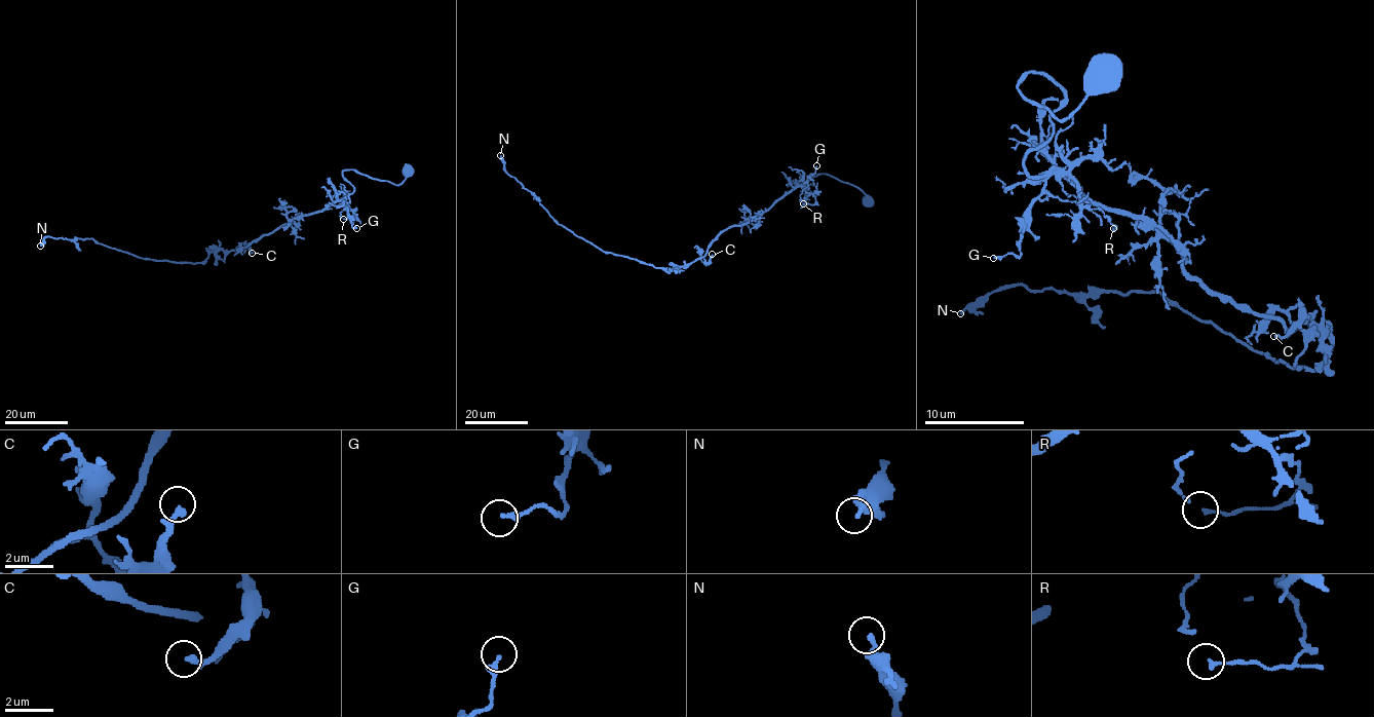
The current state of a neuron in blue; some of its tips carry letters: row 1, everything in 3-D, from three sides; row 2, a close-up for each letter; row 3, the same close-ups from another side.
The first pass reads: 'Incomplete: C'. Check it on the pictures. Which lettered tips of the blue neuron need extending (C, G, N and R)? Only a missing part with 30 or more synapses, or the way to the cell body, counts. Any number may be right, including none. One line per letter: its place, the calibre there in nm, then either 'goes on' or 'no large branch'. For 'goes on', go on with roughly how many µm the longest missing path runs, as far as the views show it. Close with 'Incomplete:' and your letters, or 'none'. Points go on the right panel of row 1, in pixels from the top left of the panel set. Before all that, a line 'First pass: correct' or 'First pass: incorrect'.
First pass: incorrect
C: (1273, 336) | 260 nm | no large branch
G: (993, 258) | 240 nm | no large branch
N: (960, 313) | 150 nm | no large branch
R: (1113, 228) | 110 nm | no large branch
Incomplete: none

